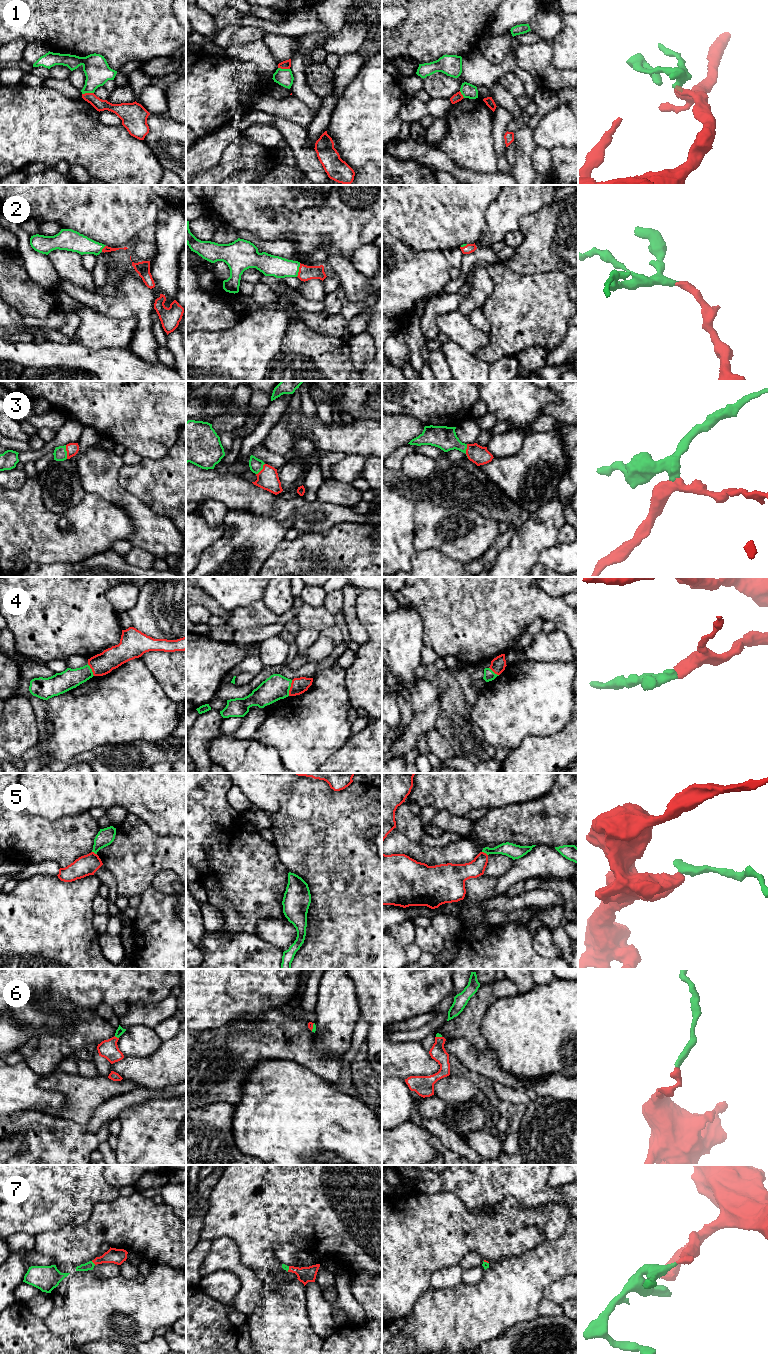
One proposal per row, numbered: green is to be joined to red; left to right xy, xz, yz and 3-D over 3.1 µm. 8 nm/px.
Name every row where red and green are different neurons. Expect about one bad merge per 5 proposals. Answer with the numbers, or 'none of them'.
1, 5

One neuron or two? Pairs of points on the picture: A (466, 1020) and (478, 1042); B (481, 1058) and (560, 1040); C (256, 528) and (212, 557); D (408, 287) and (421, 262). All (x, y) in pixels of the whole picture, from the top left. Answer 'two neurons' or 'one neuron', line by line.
A: one neuron
B: two neurons
C: one neuron
D: one neuron

